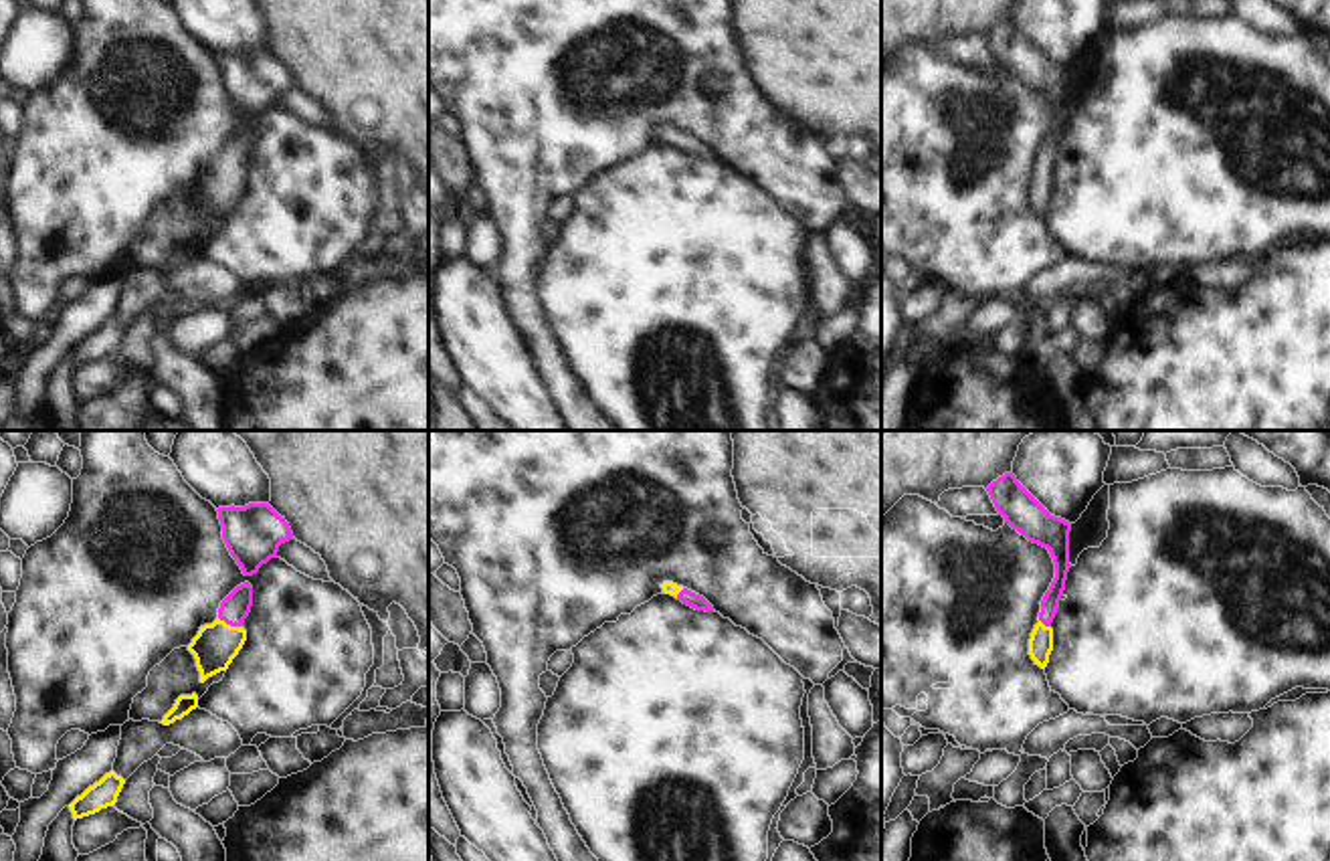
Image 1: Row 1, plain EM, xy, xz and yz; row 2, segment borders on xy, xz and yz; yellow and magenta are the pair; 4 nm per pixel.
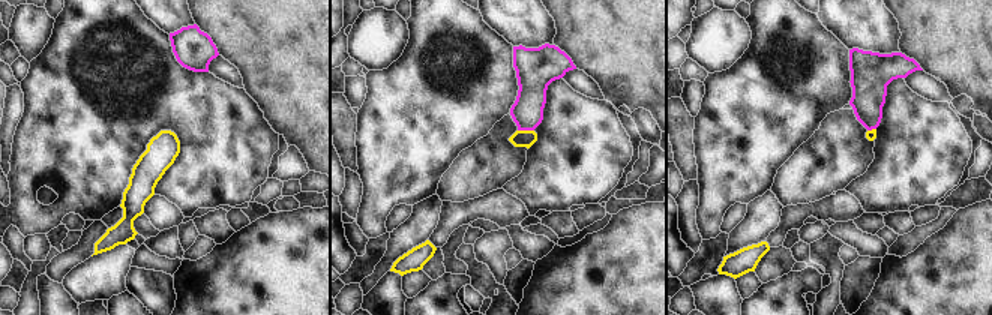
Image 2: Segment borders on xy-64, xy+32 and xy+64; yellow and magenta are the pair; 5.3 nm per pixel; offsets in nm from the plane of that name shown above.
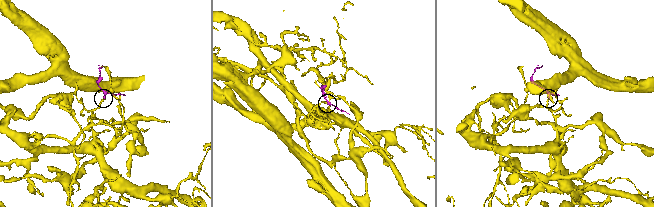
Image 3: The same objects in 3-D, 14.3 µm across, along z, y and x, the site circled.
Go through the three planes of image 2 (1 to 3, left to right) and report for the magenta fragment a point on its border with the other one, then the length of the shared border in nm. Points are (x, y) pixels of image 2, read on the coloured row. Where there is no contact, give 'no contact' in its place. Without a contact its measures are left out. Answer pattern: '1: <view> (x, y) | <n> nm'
1: no contact
2: xy+32 (526, 131) | 90 nm
3: xy+64 (872, 129) | 50 nm

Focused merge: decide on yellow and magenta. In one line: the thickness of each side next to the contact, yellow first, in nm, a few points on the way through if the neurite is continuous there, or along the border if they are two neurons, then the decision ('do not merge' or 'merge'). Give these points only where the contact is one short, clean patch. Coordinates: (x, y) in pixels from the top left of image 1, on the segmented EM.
170/110 nm | across xy (215, 645), (229, 625), (237, 605) | merge

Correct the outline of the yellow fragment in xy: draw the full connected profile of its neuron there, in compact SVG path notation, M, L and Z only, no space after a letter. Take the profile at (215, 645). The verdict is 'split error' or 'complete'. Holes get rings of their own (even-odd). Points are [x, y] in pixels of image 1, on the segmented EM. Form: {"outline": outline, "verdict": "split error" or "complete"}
{"outline": "M249 582L236 586L218 608L218 618L212 625L200 627L198 635L188 645L200 671L200 683L208 677L226 671L247 641L247 631L241 627L253 606L253 586Z", "verdict": "split error"}

